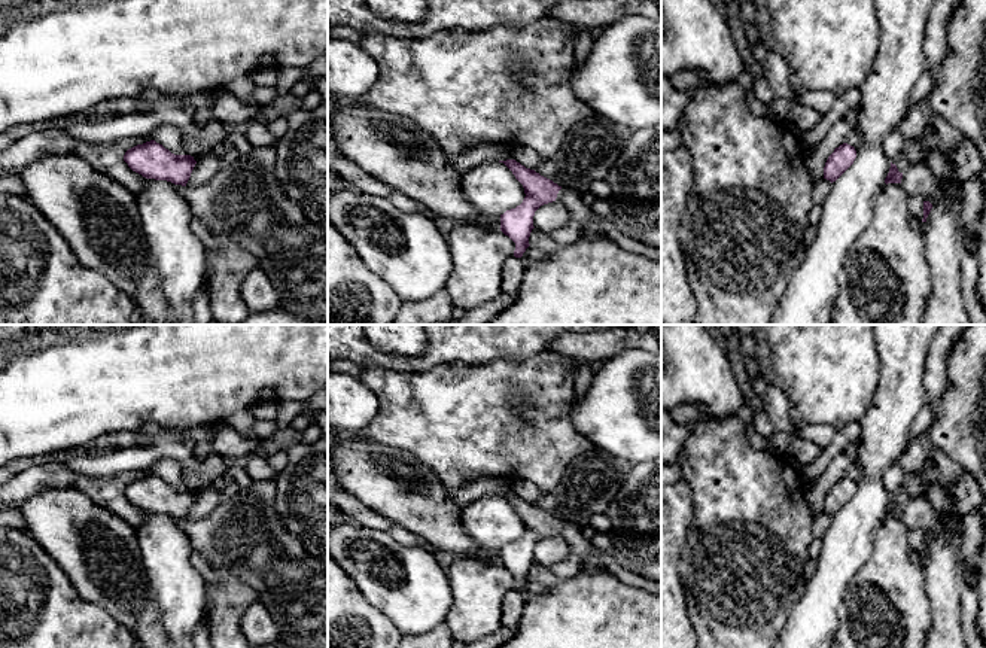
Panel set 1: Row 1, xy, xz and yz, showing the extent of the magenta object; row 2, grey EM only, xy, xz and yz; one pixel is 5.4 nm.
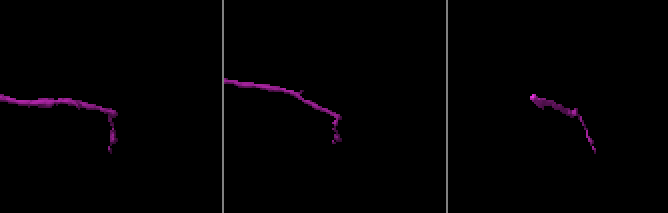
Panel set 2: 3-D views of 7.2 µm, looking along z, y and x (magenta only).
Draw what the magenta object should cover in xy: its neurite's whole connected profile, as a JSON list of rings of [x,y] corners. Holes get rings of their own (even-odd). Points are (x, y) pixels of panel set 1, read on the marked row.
[[[155,140],[137,144],[124,155],[128,167],[146,179],[186,186],[197,164],[191,155],[174,155]]]

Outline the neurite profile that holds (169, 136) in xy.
[[[161,124],[150,136],[152,140],[162,144],[174,155],[186,155],[183,147],[182,134],[180,131],[170,124]]]

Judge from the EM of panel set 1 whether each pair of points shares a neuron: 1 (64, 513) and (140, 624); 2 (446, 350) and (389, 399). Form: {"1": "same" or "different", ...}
{"1": "same", "2": "different"}

